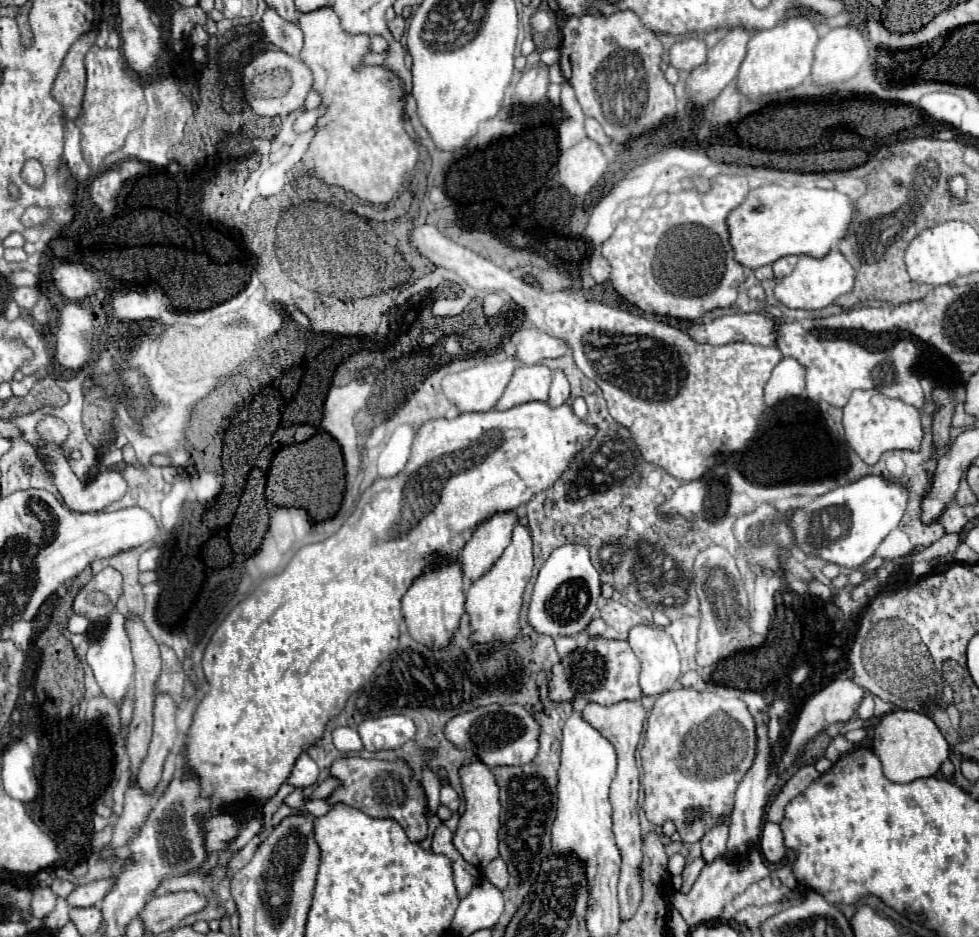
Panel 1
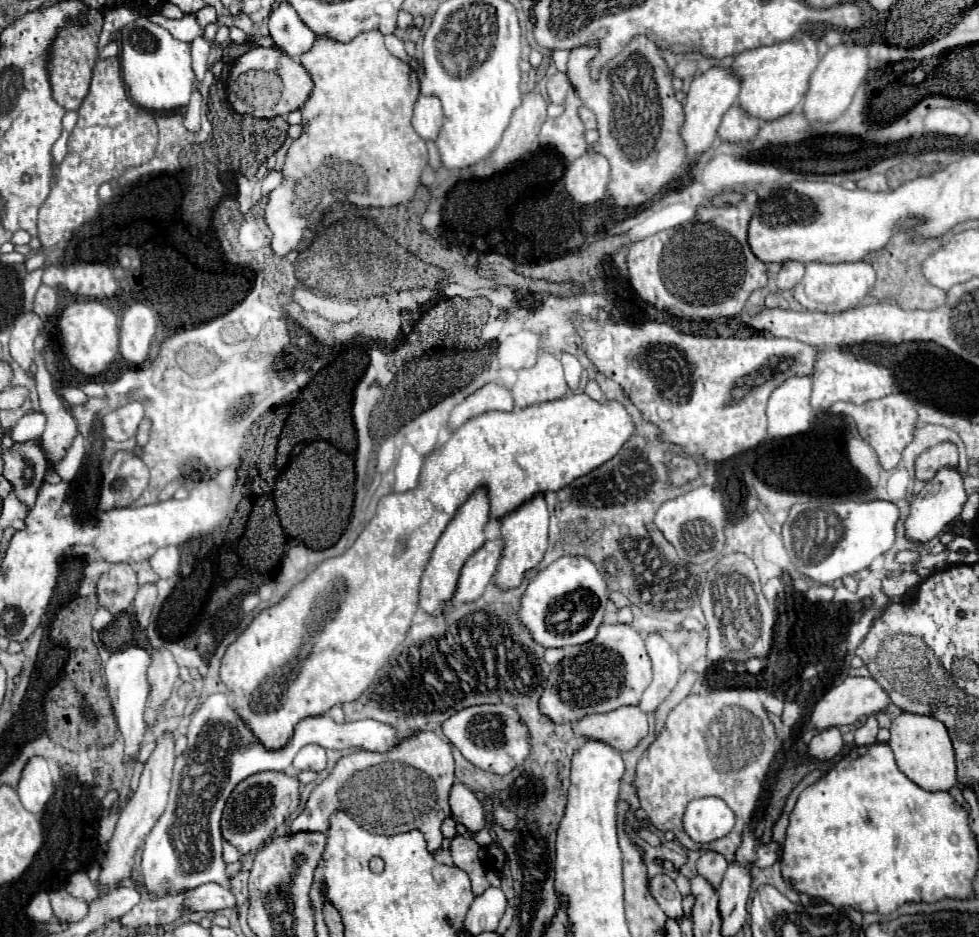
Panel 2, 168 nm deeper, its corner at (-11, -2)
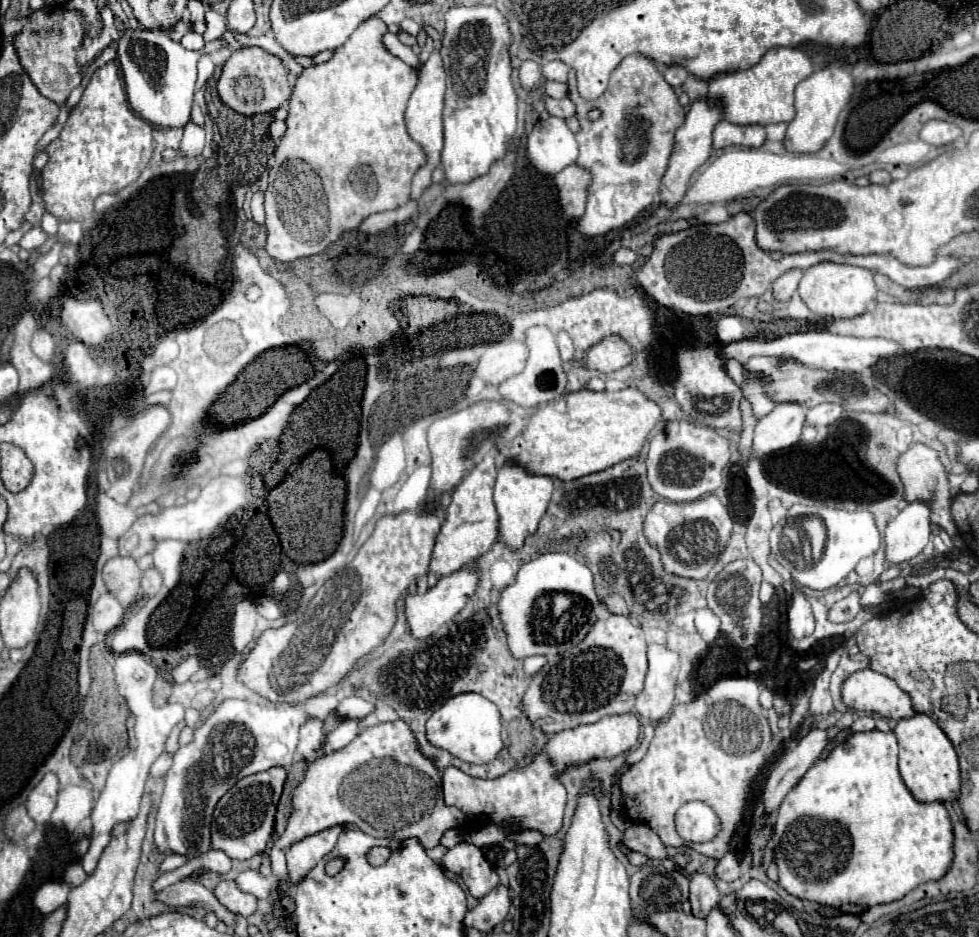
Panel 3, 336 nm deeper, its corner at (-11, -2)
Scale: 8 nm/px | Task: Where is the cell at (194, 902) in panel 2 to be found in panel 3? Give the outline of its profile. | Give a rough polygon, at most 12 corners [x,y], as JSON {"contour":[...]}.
{"contour":[[233,880],[219,882],[217,900],[235,914],[251,916],[257,898]]}

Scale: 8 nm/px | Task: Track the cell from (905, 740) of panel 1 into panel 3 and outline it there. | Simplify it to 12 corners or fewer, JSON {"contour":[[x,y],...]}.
{"contour":[[927,714],[893,728],[899,774],[919,802],[959,798],[951,740]]}

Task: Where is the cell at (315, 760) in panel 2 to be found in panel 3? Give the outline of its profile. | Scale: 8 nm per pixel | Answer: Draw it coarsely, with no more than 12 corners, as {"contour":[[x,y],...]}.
{"contour":[[309,716],[299,730],[299,756],[319,754],[323,722]]}

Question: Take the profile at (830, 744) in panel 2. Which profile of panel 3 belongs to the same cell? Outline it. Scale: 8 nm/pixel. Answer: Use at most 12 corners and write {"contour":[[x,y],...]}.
{"contour":[[813,728],[769,772],[763,810],[773,814],[827,746]]}

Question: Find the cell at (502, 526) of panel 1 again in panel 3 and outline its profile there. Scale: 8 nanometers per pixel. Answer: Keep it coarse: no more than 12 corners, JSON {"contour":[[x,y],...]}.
{"contour":[[469,566],[405,596],[417,640],[433,636],[467,604],[479,576]]}

